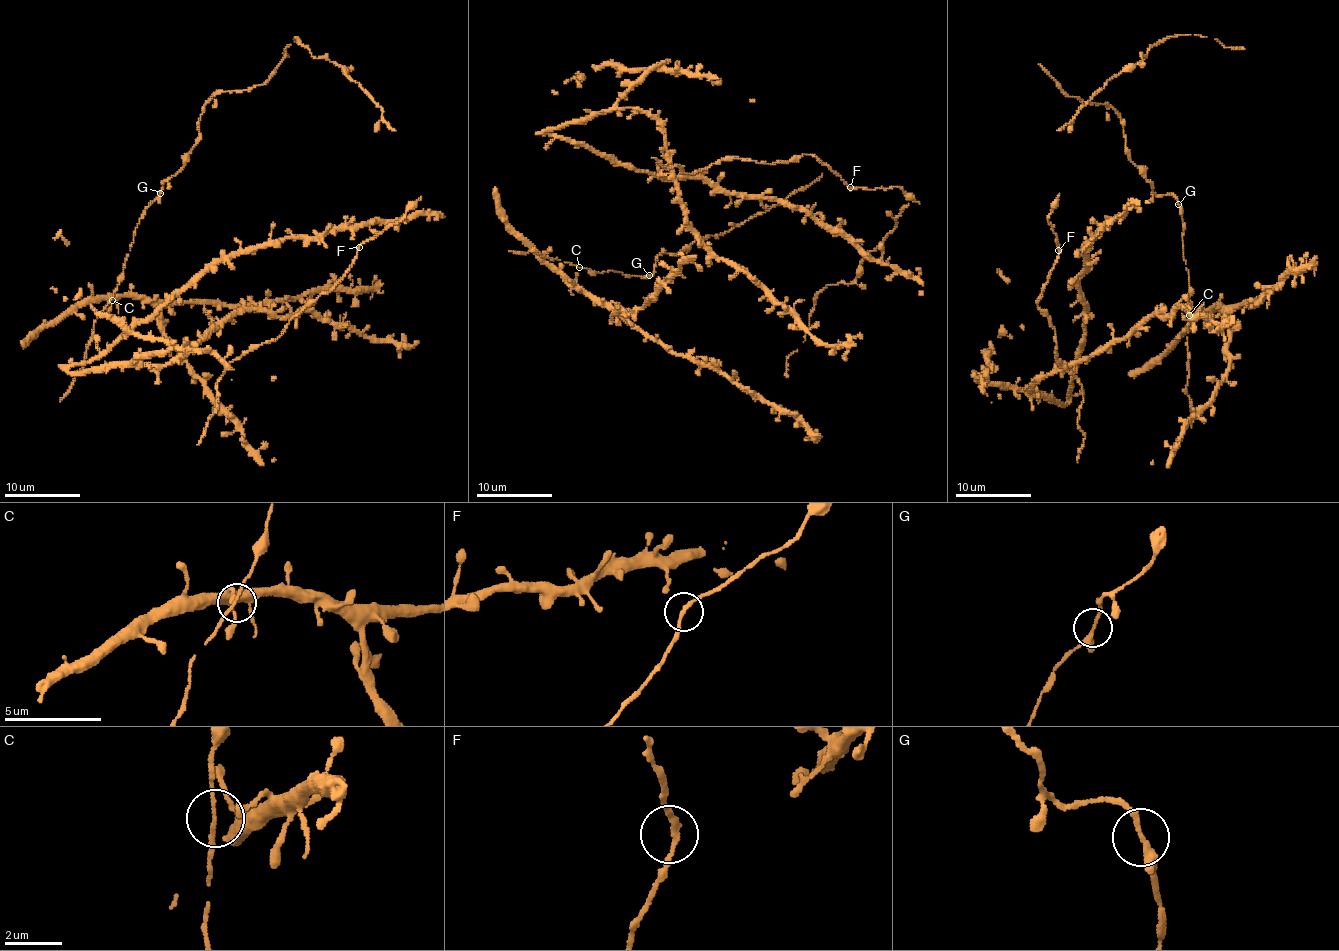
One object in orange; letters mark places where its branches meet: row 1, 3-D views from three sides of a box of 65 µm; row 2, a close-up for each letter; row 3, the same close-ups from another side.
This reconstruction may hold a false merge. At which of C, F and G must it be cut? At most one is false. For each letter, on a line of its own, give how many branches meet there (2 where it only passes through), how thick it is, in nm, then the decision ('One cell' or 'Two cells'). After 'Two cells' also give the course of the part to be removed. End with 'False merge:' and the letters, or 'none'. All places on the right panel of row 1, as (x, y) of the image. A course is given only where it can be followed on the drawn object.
C: Branches: 3. Thickness 110 nm. One cell
F: Branches: 2. Thickness 190 nm. One cell
G: Branches: 3. Thickness 200 nm. One cell
False merge: none

